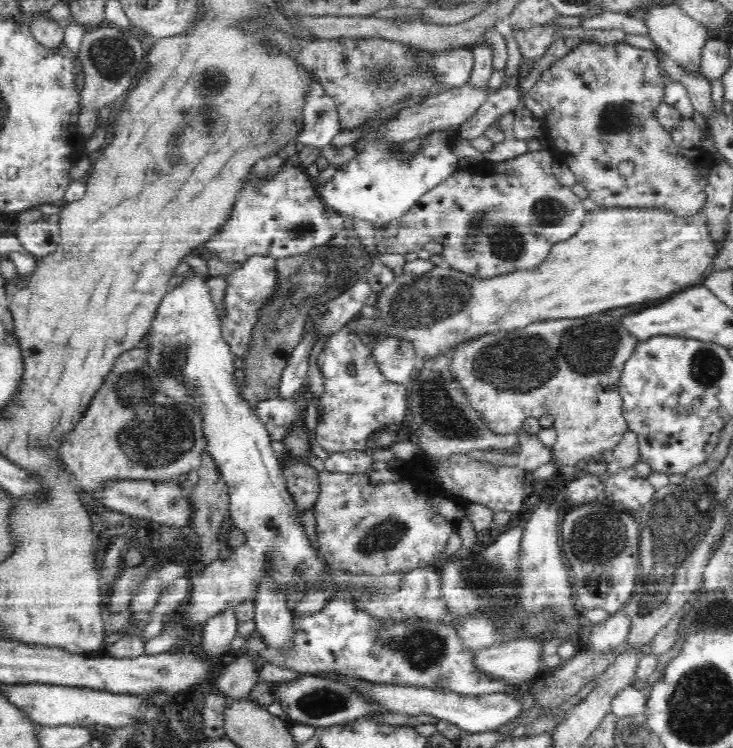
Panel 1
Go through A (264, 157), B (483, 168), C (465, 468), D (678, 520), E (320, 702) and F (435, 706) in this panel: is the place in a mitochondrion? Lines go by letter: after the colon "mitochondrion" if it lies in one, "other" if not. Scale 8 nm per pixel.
A: other
B: other
C: other
D: mitochondrion
E: mitochondrion
F: other

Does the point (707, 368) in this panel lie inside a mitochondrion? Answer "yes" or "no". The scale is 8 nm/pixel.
yes

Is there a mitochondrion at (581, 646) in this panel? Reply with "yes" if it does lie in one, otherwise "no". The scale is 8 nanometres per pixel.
no

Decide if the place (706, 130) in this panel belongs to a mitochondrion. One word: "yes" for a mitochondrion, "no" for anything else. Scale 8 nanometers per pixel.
no

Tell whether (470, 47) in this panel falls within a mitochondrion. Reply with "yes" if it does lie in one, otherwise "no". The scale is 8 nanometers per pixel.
no

